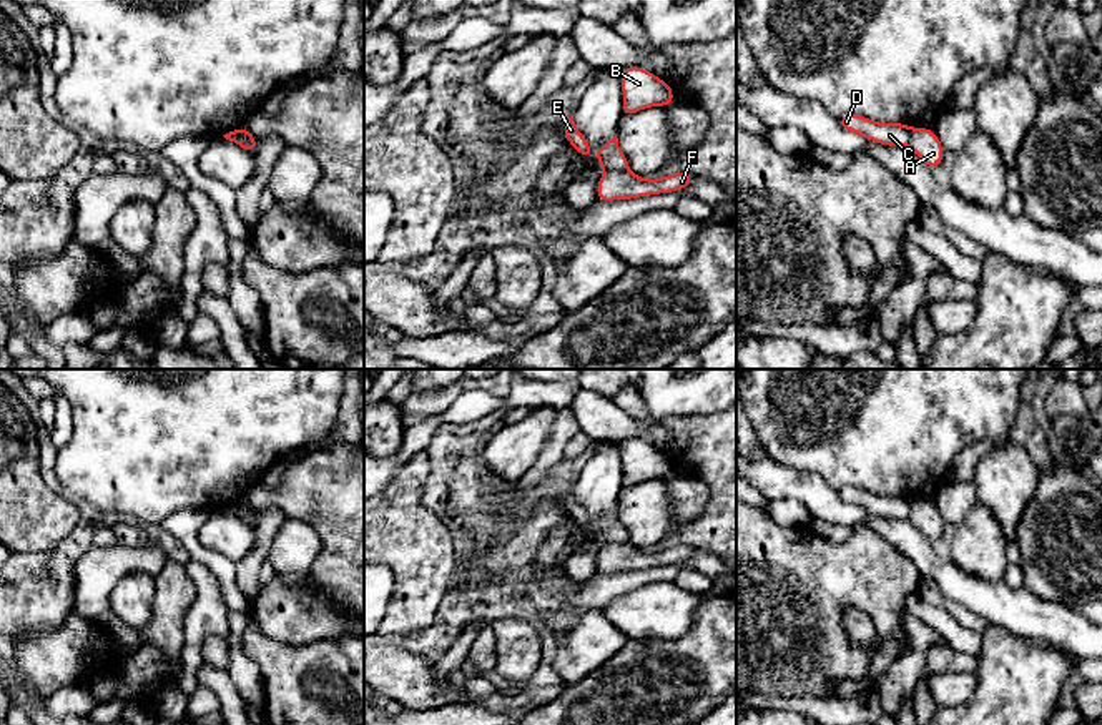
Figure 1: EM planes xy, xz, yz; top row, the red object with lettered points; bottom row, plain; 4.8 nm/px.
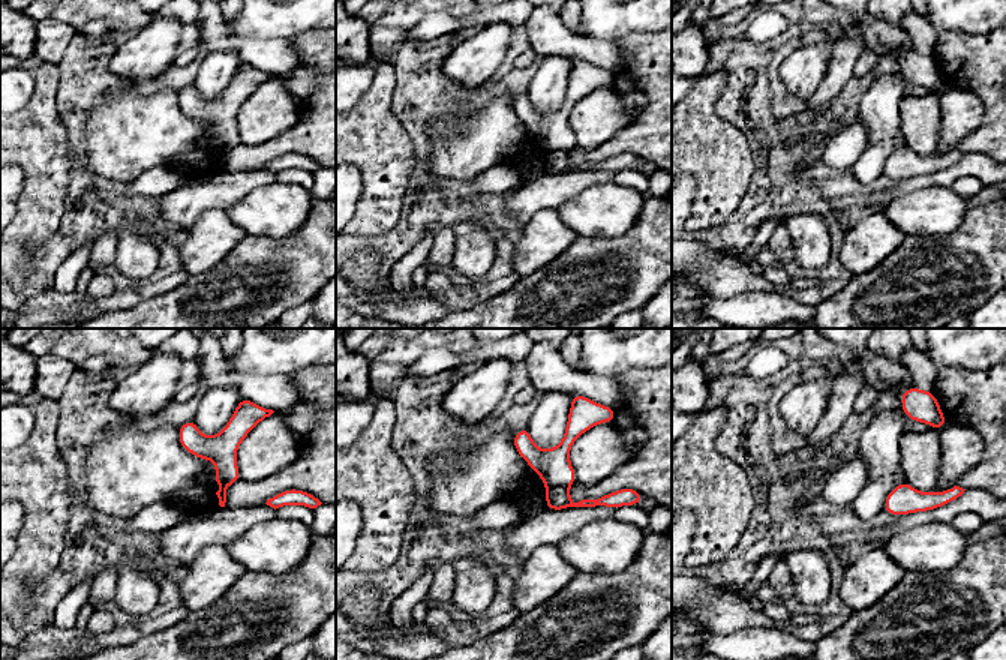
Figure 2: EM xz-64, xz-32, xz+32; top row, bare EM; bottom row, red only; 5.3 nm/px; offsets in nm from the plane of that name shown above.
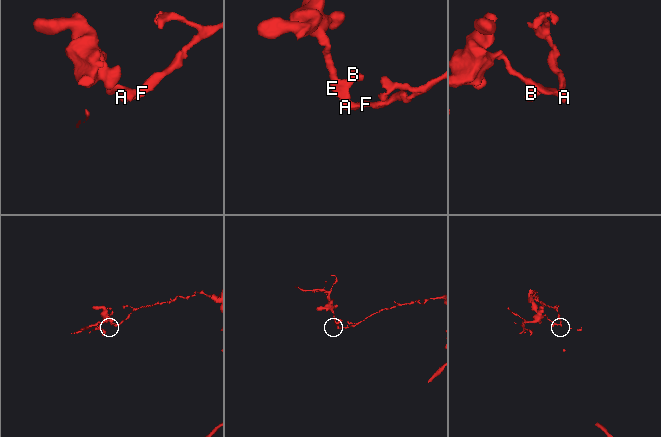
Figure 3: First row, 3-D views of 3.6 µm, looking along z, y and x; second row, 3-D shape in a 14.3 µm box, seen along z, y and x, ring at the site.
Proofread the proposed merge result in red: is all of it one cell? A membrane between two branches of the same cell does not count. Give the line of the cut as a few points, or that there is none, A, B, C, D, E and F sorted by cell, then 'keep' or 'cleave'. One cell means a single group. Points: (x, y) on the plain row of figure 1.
xz (627, 541), (610, 541), (605, 544) | A F / B C D E | cleave

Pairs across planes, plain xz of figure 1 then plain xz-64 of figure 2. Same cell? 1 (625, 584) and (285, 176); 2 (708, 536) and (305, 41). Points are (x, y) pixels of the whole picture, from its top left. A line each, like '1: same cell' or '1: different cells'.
1: different cells
2: same cell

